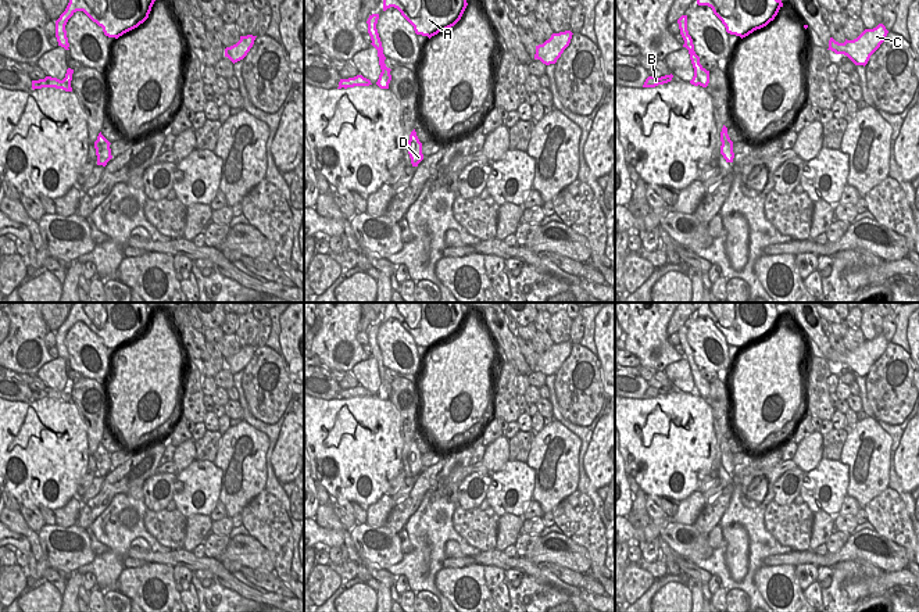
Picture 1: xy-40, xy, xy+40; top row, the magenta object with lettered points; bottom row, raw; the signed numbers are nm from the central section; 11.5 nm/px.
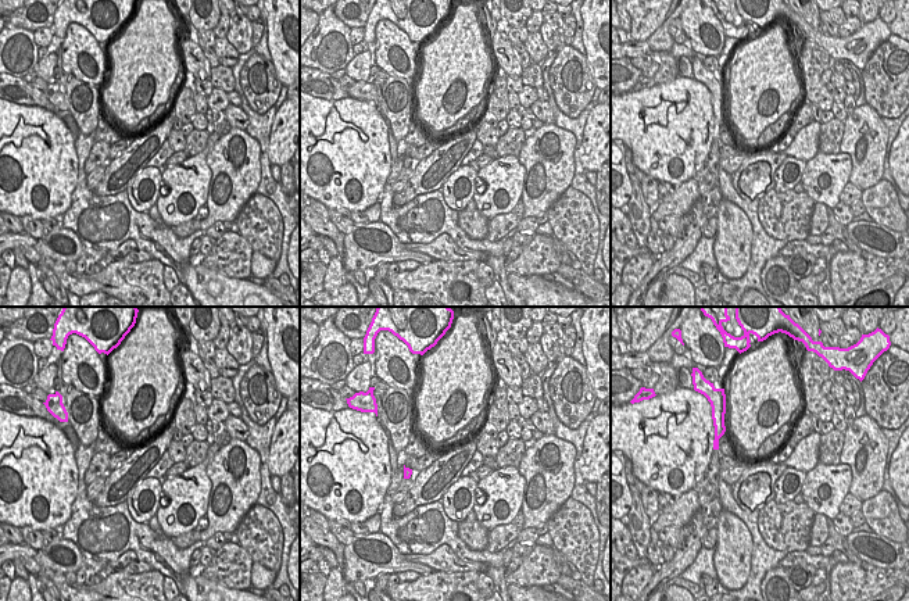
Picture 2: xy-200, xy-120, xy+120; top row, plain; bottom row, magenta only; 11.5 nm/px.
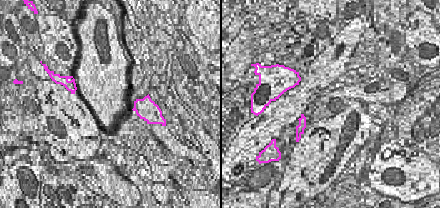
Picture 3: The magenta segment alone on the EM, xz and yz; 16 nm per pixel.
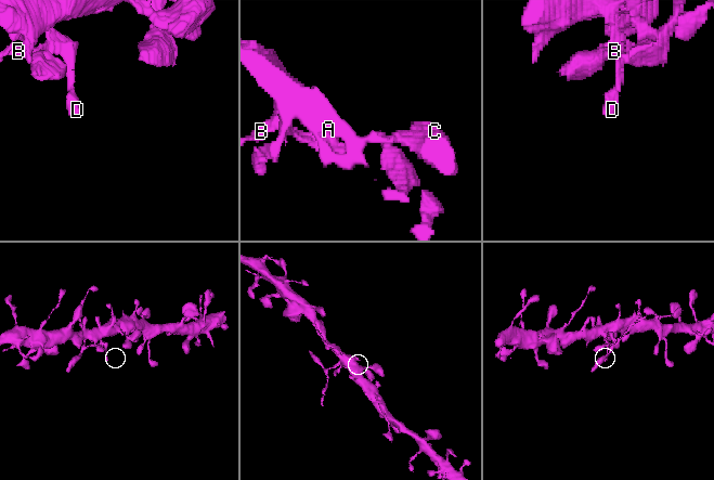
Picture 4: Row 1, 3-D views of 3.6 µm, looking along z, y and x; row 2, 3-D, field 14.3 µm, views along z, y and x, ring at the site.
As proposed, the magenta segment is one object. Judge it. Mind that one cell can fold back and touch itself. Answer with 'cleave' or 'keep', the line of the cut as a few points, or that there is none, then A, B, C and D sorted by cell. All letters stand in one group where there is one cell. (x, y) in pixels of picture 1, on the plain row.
cleave; cut xy (382, 379), (389, 393); groups A C D / B

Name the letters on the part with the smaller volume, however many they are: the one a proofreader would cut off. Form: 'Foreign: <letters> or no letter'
Foreign: B

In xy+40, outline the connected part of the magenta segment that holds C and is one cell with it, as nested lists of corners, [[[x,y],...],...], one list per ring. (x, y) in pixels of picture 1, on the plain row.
[[[883,334],[873,340],[865,340],[857,350],[844,354],[836,352],[833,348],[829,351],[829,359],[836,365],[847,366],[855,376],[866,376],[870,366],[884,352],[888,341]]]

